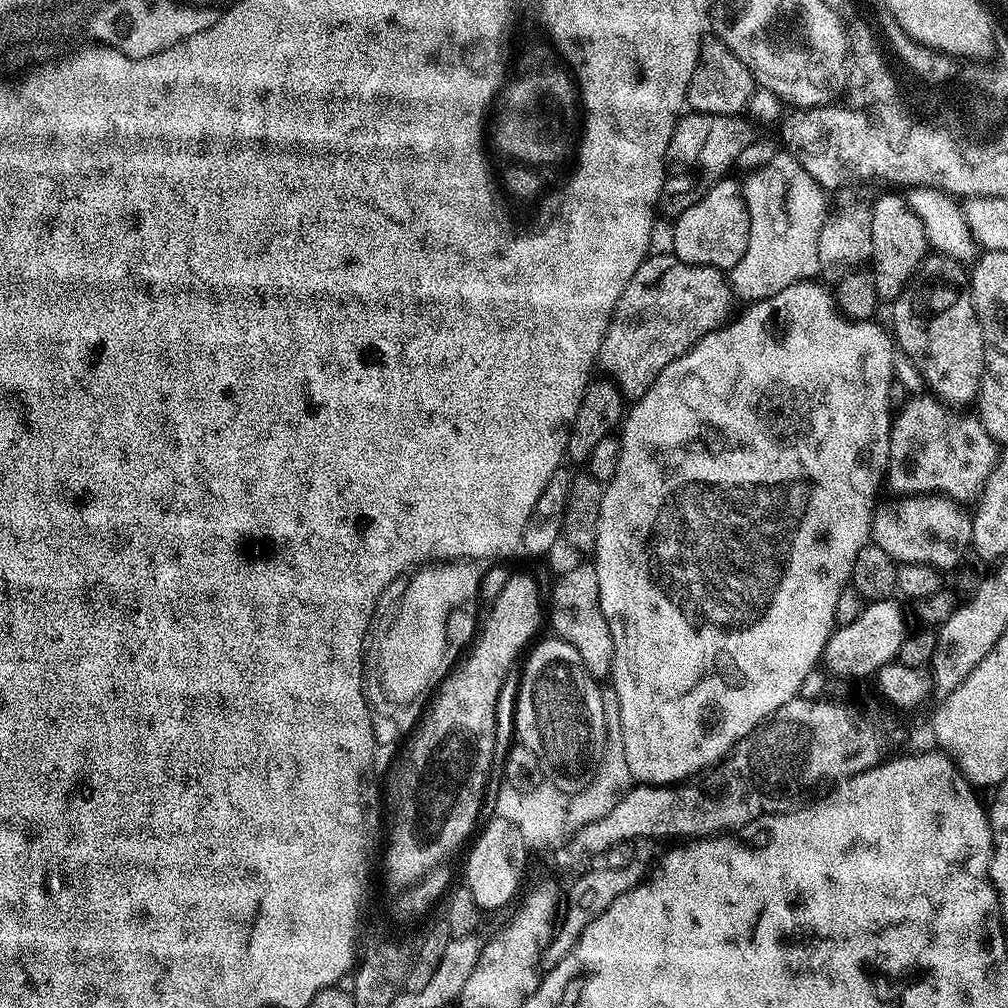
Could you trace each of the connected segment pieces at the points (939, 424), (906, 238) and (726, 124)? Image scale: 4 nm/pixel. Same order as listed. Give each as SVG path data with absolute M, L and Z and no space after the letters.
M931 394L916 396L905 402L895 413L890 434L890 454L886 473L887 487L892 487L896 494L939 494L957 502L975 501L981 488L994 470L998 455L998 445L990 438L986 426L982 426L979 415L959 416L953 410L937 400Z
M903 195L880 196L876 205L871 205L872 221L870 222L870 238L872 239L872 258L870 275L876 295L881 301L891 302L901 296L909 287L920 265L929 255L926 230L922 230L922 222L912 210Z
M689 111L681 115L676 121L676 129L668 143L666 158L664 159L664 185L660 191L659 211L665 217L675 218L706 190L710 190L720 180L729 175L728 172L739 161L742 150L750 146L754 139L754 124L751 119L743 115L723 116L722 114L706 114L705 112Z

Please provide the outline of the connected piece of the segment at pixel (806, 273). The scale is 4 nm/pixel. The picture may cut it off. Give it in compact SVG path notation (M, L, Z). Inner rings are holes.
M777 154L761 168L749 171L747 176L748 181L745 179L742 187L746 210L750 214L750 238L746 242L746 254L742 254L734 267L727 269L726 275L733 297L741 296L744 302L755 302L778 294L778 290L786 290L786 286L819 277L816 275L822 272L822 265L818 258L818 238L826 219L826 192L818 182L814 182L814 178L810 178L810 174L806 174L806 170L802 170L802 166L791 154Z

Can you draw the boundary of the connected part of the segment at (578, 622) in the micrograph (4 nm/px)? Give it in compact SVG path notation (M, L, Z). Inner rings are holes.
M595 563L576 564L552 588L552 628L555 639L565 640L574 650L578 650L578 658L586 666L591 676L607 677L612 671L612 639L610 626L606 626L606 618L602 614L602 606L598 598L598 574Z

